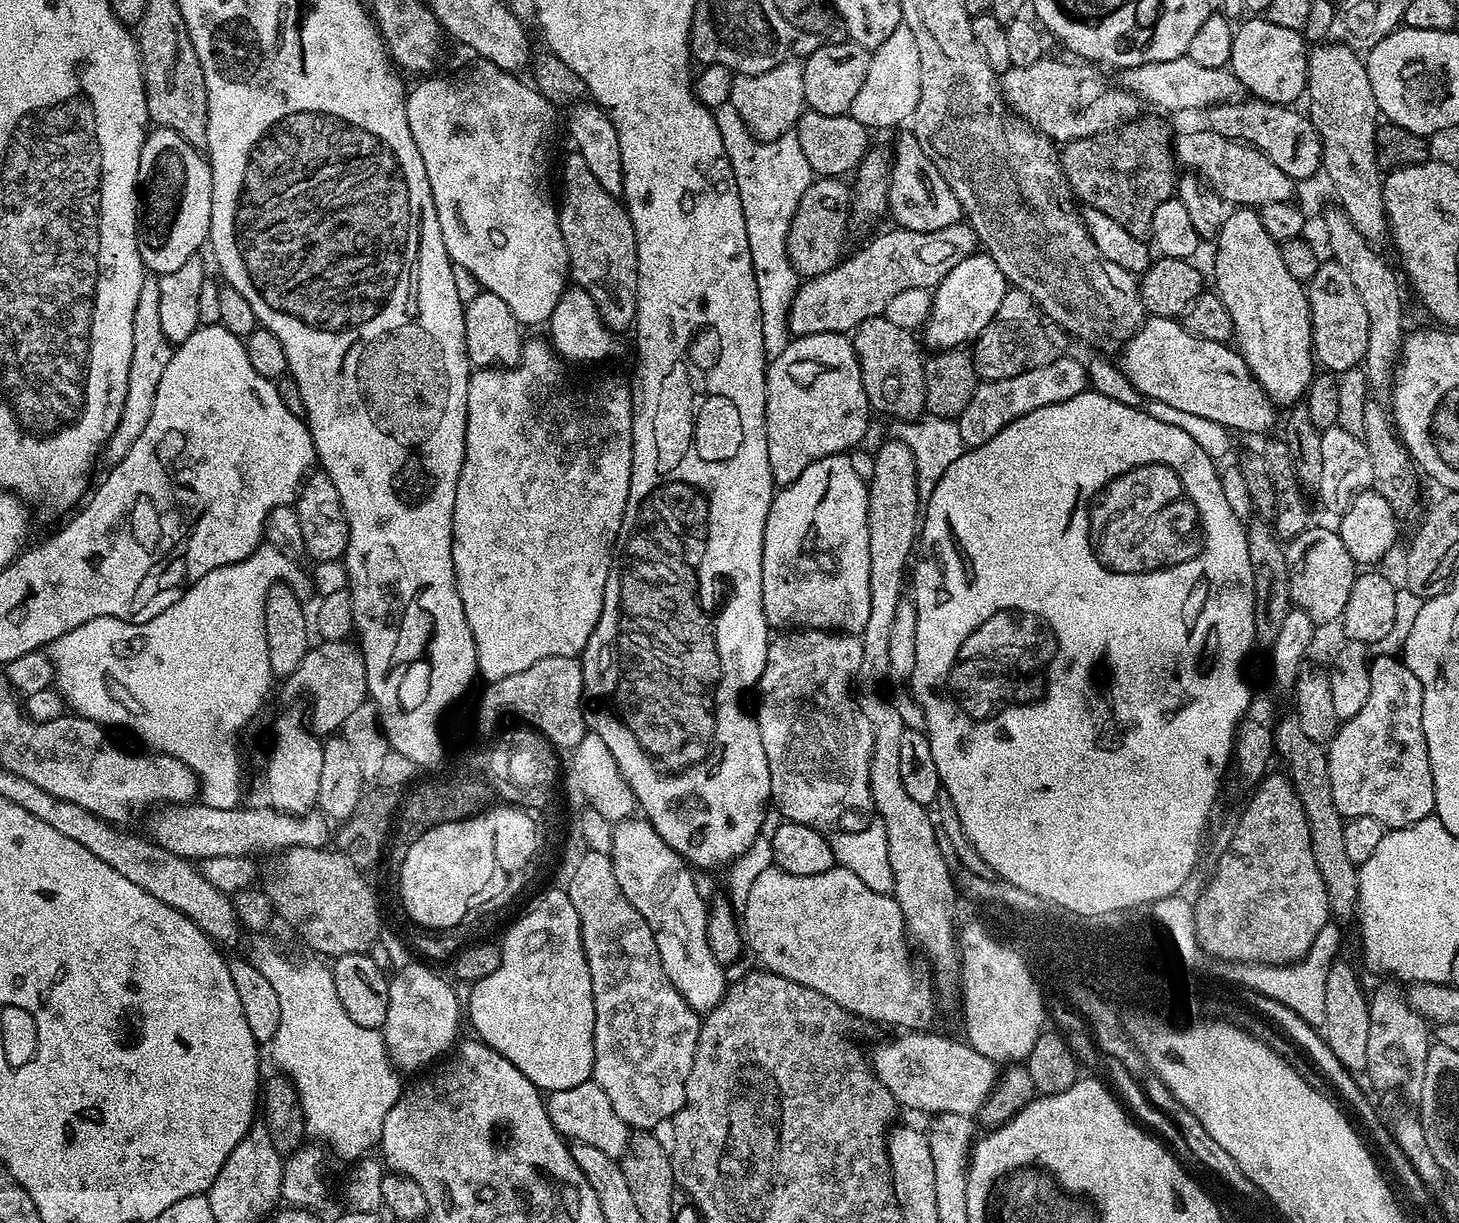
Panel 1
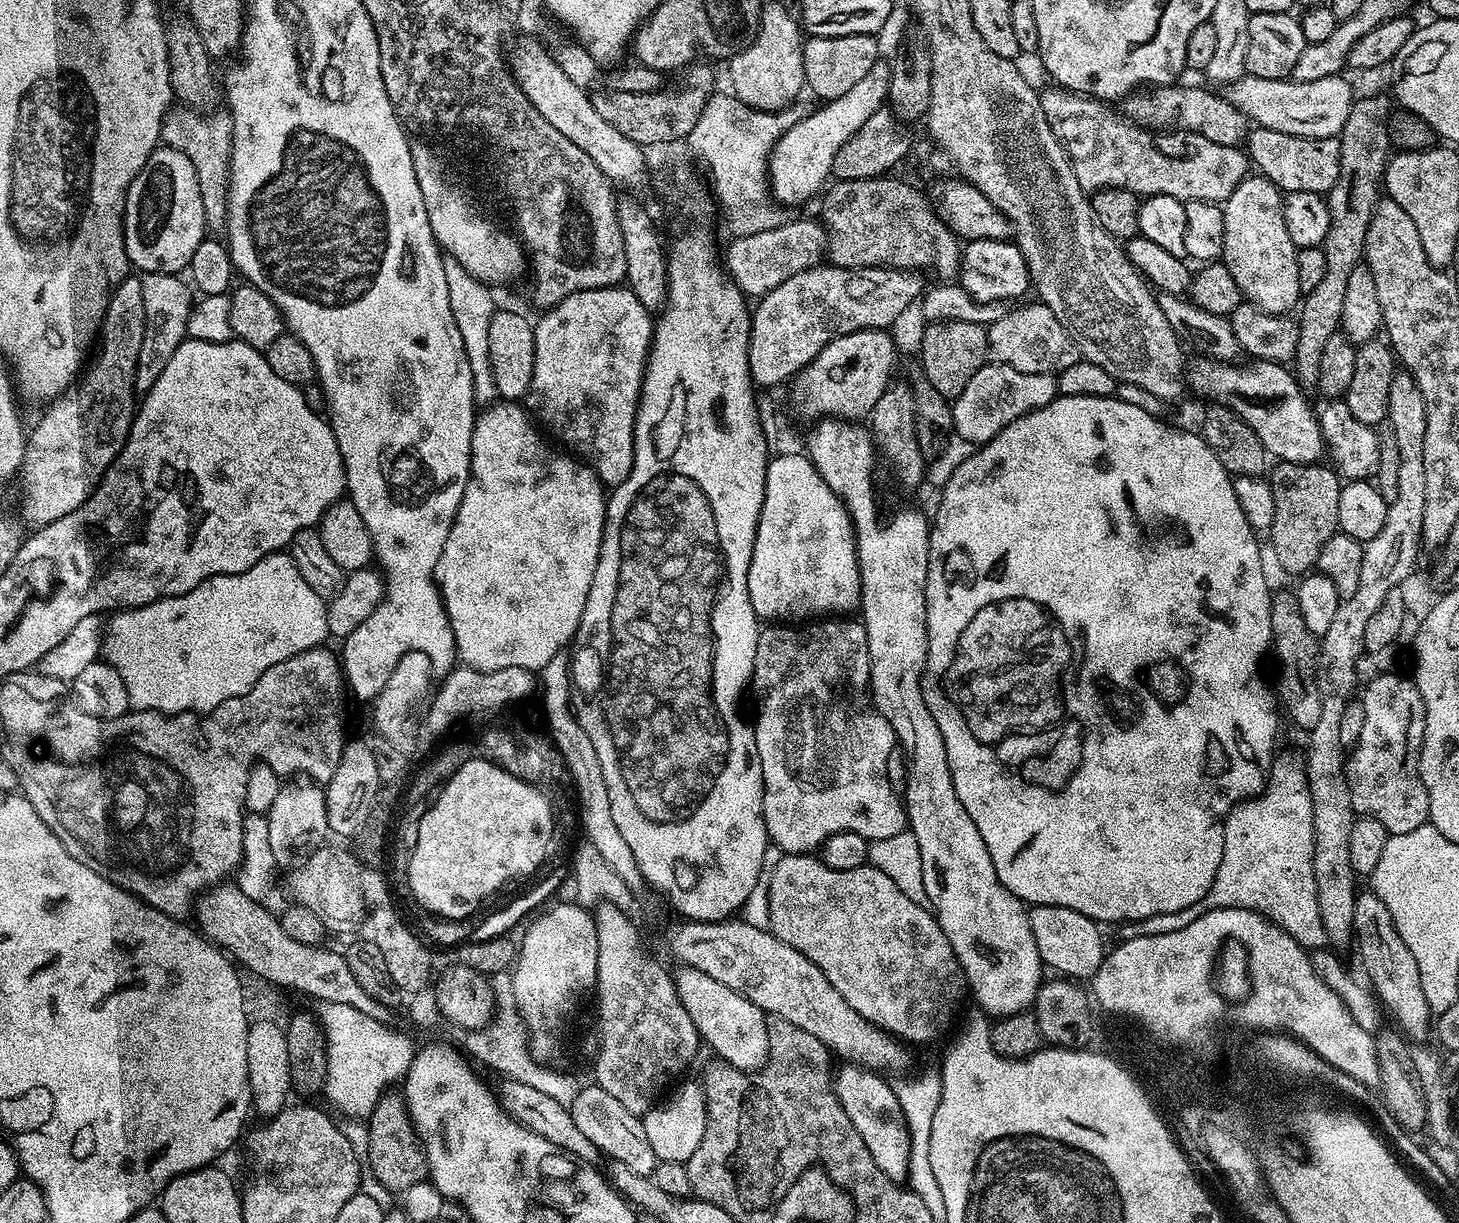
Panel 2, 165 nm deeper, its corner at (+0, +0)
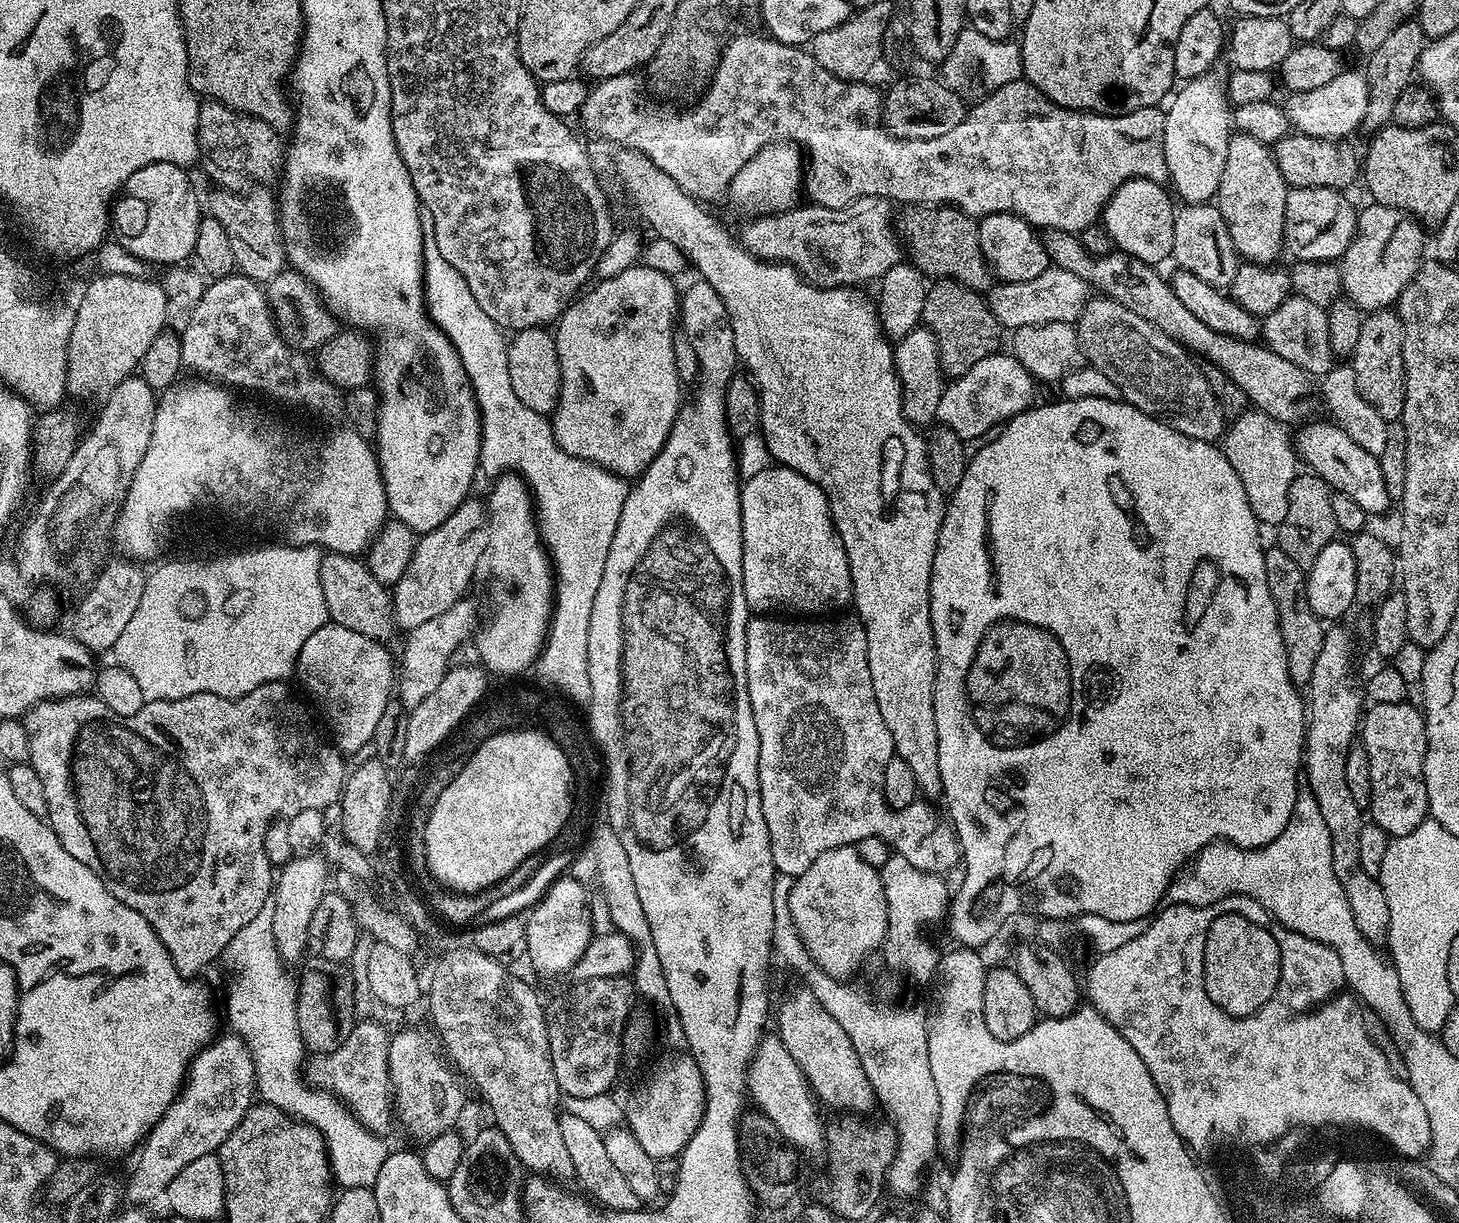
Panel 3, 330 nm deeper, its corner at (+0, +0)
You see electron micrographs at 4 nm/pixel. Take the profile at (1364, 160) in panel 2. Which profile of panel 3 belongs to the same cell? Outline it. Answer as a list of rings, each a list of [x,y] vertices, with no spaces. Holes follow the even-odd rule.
[[[1413,18],[1402,22],[1402,26],[1398,26],[1398,30],[1394,30],[1394,34],[1389,34],[1386,42],[1382,42],[1382,46],[1378,46],[1378,50],[1374,50],[1374,54],[1367,57],[1368,102],[1362,125],[1363,131],[1375,134],[1381,128],[1389,127],[1394,105],[1398,103],[1398,94],[1402,94],[1402,90],[1406,90],[1406,86],[1413,83],[1417,75],[1425,43],[1426,37],[1422,26]]]

